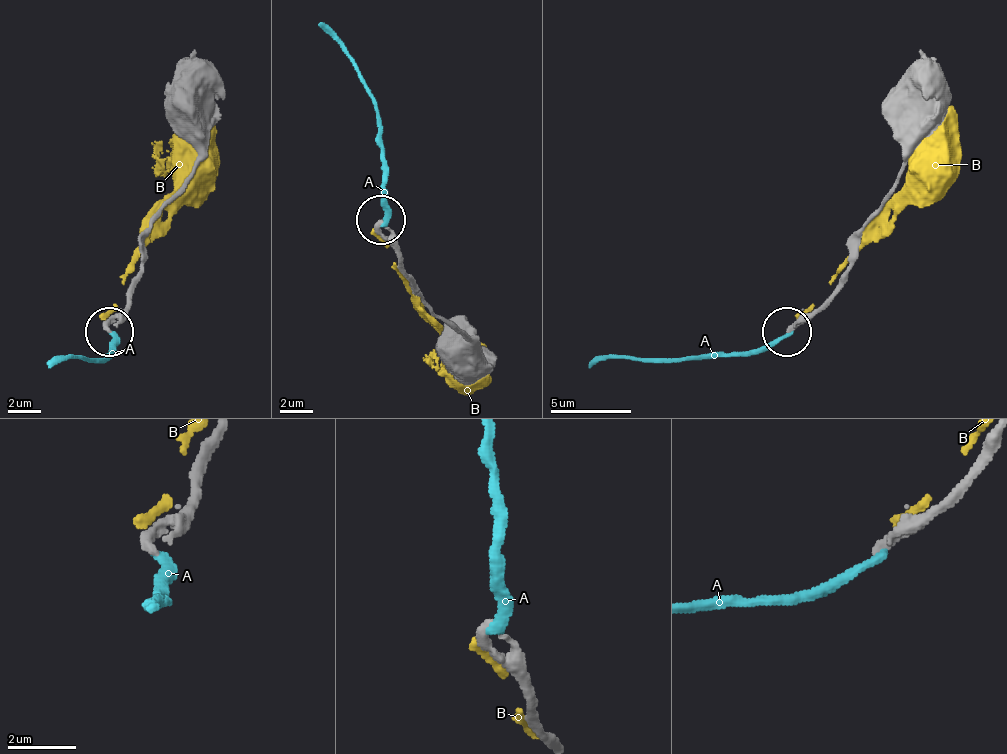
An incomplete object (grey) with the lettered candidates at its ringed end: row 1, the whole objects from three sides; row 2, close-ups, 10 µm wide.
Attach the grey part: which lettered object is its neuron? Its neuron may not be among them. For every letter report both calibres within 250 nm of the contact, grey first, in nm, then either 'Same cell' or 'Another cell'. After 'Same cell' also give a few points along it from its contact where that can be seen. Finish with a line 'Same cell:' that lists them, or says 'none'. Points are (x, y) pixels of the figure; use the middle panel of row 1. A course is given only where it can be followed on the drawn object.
A: Thickness 360 nm (grey) against 300 nm. Another cell
B: Thickness 360 nm (grey) against 320 nm. Another cell
Same cell: none

